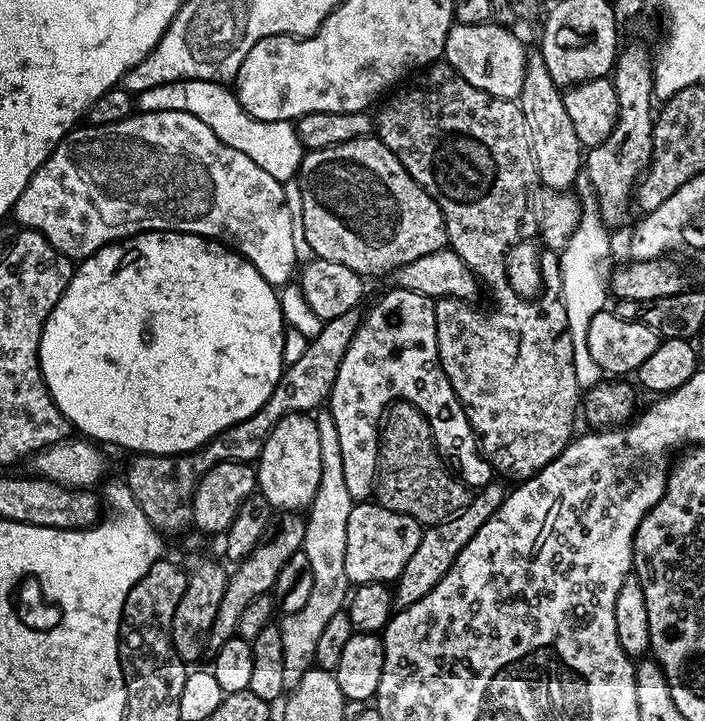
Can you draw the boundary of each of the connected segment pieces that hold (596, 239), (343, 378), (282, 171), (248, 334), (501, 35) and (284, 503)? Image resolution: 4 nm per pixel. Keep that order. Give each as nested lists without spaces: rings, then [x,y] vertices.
[[[591,188],[579,191],[580,218],[574,234],[570,236],[563,251],[559,253],[561,274],[561,300],[566,310],[567,326],[570,330],[571,345],[574,346],[575,380],[582,390],[592,388],[600,382],[602,373],[600,367],[590,356],[586,344],[586,330],[594,314],[603,311],[608,299],[608,285],[610,282],[609,268],[606,260],[612,246],[609,227],[600,217],[596,192]]]
[[[393,287],[391,291],[369,310],[368,316],[366,312],[361,319],[359,330],[354,334],[348,349],[344,351],[344,357],[334,378],[332,394],[326,401],[327,411],[331,412],[334,426],[338,430],[338,447],[342,450],[342,471],[350,498],[354,502],[364,502],[373,495],[378,451],[378,421],[385,415],[386,406],[399,400],[413,404],[418,411],[424,408],[421,414],[428,412],[426,419],[432,416],[428,425],[431,427],[436,424],[432,439],[436,442],[436,451],[439,452],[440,459],[448,456],[444,463],[468,485],[469,489],[484,488],[487,484],[493,483],[494,473],[491,464],[484,459],[480,446],[476,443],[476,434],[472,431],[470,422],[464,424],[466,416],[460,416],[463,406],[440,365],[433,297],[423,296],[421,292],[411,292],[405,288]]]
[[[179,80],[166,82],[162,86],[150,86],[150,90],[142,90],[135,97],[135,107],[142,112],[165,112],[178,110],[186,114],[194,114],[194,118],[206,122],[214,134],[226,146],[234,146],[241,154],[246,154],[250,162],[258,162],[270,178],[288,182],[300,171],[306,149],[296,133],[296,125],[290,120],[266,122],[251,116],[238,102],[235,91],[227,83],[219,80]]]
[[[140,232],[99,248],[93,256],[85,256],[75,265],[70,282],[48,315],[40,335],[40,372],[60,413],[75,431],[76,428],[80,431],[77,433],[87,439],[101,445],[117,444],[120,448],[129,448],[132,454],[149,452],[181,456],[184,452],[193,452],[202,447],[222,430],[234,426],[236,421],[250,418],[250,414],[257,412],[260,405],[268,400],[286,367],[284,332],[286,325],[277,289],[268,284],[258,270],[254,270],[250,261],[232,251],[227,243],[189,232]]]
[[[495,22],[466,26],[453,23],[444,43],[443,59],[470,86],[503,100],[516,100],[522,90],[522,78],[526,70],[526,47],[514,34],[511,27]]]
[[[307,412],[282,417],[270,430],[255,469],[259,495],[266,498],[269,509],[281,513],[299,513],[307,509],[322,478],[322,445],[315,419]]]

